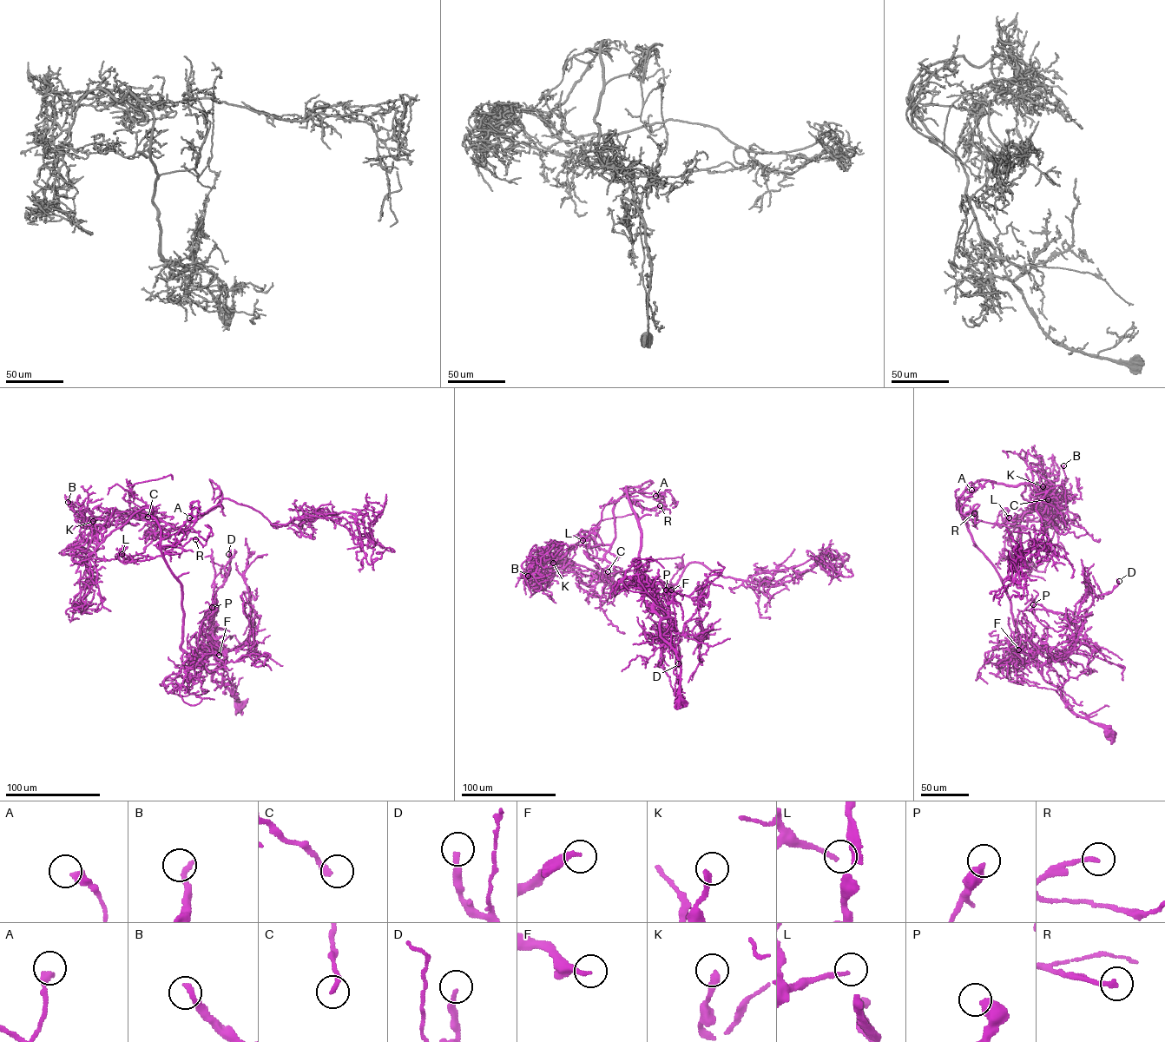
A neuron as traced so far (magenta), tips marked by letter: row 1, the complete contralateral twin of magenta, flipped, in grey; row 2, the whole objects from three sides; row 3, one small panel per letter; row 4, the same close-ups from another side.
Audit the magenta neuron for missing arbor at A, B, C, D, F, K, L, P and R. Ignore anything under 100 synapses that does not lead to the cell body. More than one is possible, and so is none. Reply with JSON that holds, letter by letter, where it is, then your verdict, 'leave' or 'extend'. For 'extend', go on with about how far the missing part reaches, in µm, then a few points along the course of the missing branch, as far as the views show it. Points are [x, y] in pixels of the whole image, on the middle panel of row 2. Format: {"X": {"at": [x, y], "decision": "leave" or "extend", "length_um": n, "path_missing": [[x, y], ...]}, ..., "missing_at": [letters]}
{"A": {"at": [655, 496], "decision": "leave"}, "B": {"at": [528, 576], "decision": "leave"}, "C": {"at": [608, 571], "decision": "leave"}, "D": {"at": [678, 663], "decision": "leave"}, "F": {"at": [671, 590], "decision": "leave"}, "K": {"at": [553, 563], "decision": "leave"}, "L": {"at": [582, 540], "decision": "leave"}, "P": {"at": [666, 590], "decision": "leave"}, "R": {"at": [660, 505], "decision": "extend", "length_um": 350, "path_missing": [[660, 505], [675, 506], [673, 486], [654, 513], [682, 523], [680, 535], [679, 520], [648, 520]]}, "missing_at": ["R"]}

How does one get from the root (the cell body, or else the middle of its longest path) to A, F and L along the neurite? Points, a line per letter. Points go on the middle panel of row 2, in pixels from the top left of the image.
A: (679, 701), (679, 659), (661, 636), (653, 601), (634, 583), (641, 529), (626, 486), (655, 496)
F: (679, 701), (680, 662), (674, 649), (661, 636), (660, 617), (649, 596), (671, 590)
L: (679, 701), (679, 659), (661, 636), (653, 601), (634, 583), (641, 529), (626, 496), (609, 501), (582, 540)

